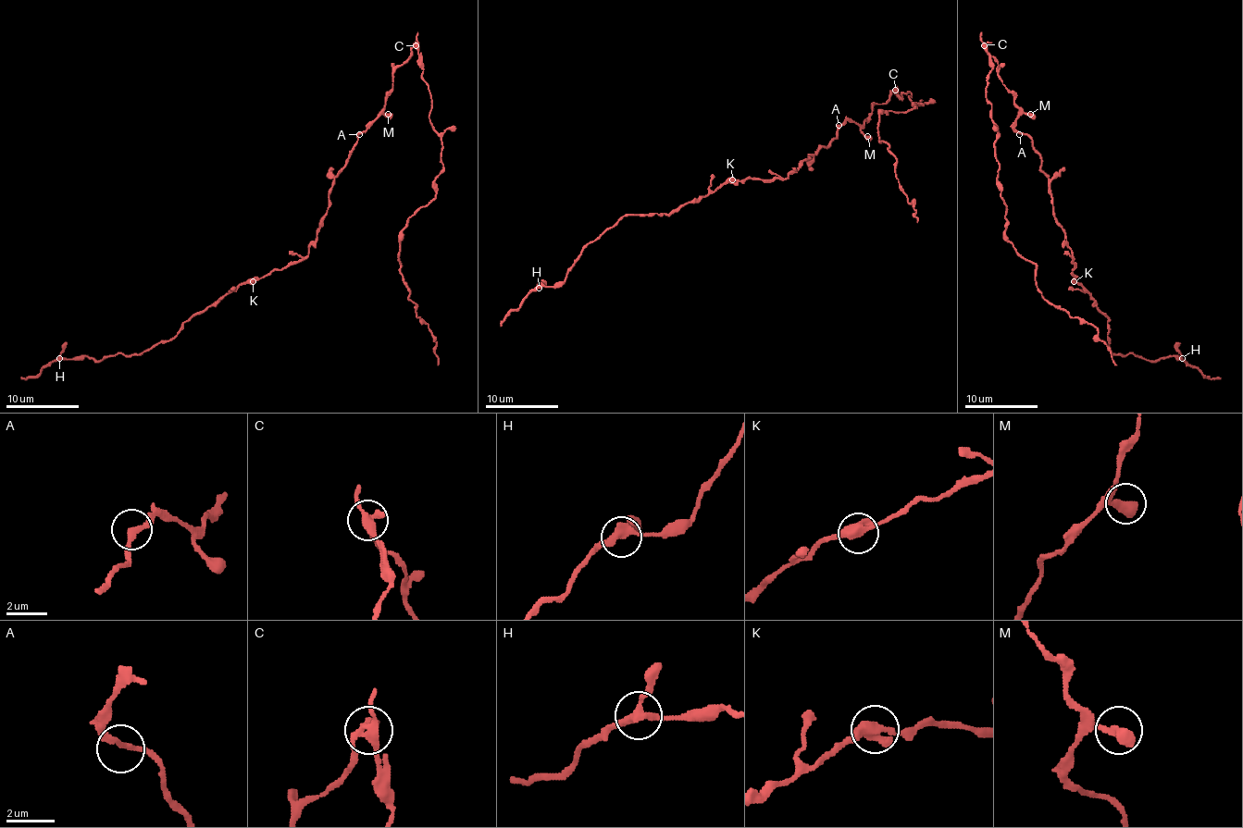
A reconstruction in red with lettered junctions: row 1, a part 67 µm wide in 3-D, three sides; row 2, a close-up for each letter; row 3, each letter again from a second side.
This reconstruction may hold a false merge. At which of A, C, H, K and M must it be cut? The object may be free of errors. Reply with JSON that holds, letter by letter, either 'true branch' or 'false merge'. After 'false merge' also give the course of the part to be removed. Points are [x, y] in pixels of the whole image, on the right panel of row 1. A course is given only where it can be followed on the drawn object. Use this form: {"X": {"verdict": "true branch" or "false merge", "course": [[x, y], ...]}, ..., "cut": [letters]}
{"A": {"verdict": "true branch"}, "C": {"verdict": "false merge", "course": [[985, 44], [1005, 238], [1034, 264], [1045, 298], [1092, 326], [1116, 365]]}, "H": {"verdict": "true branch"}, "K": {"verdict": "true branch"}, "M": {"verdict": "true branch"}, "cut": ["C"]}

